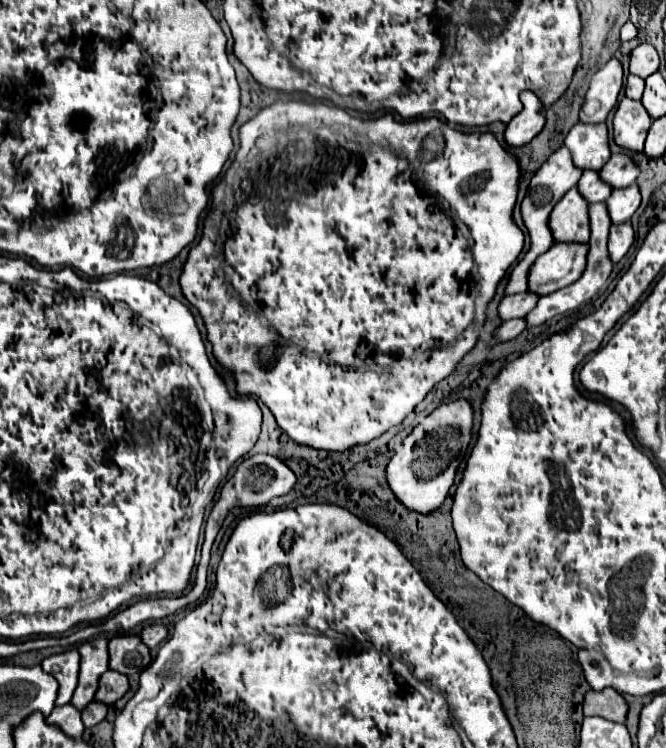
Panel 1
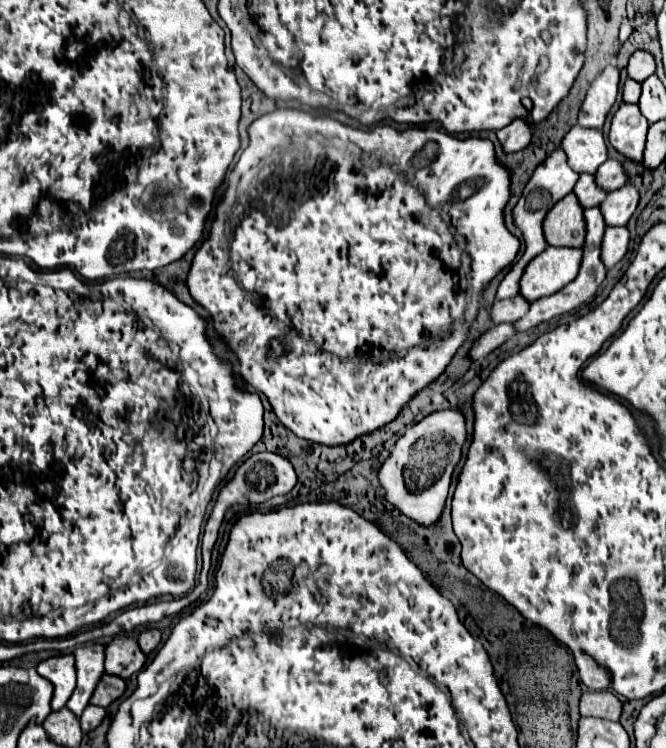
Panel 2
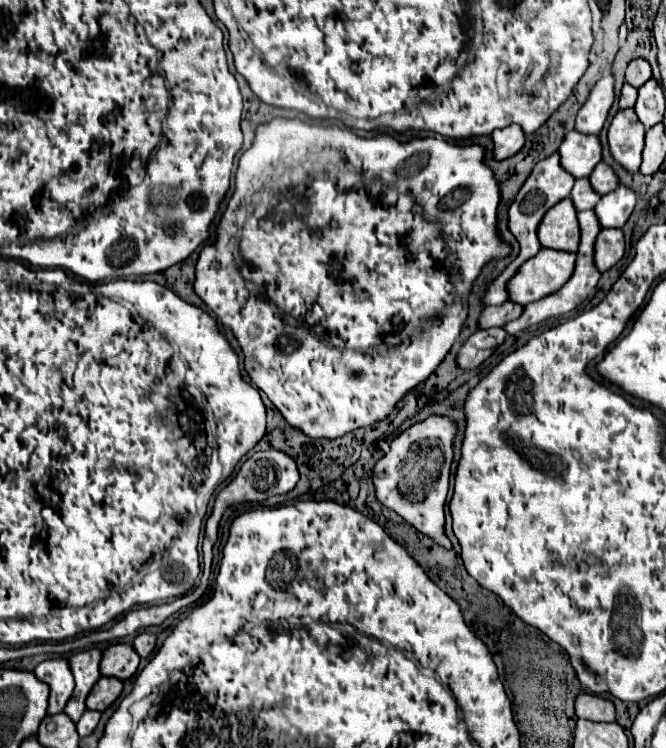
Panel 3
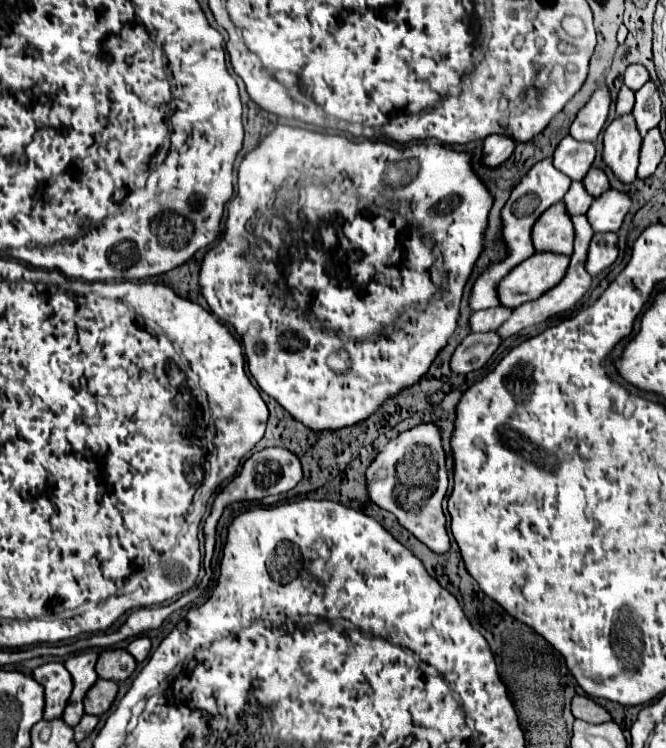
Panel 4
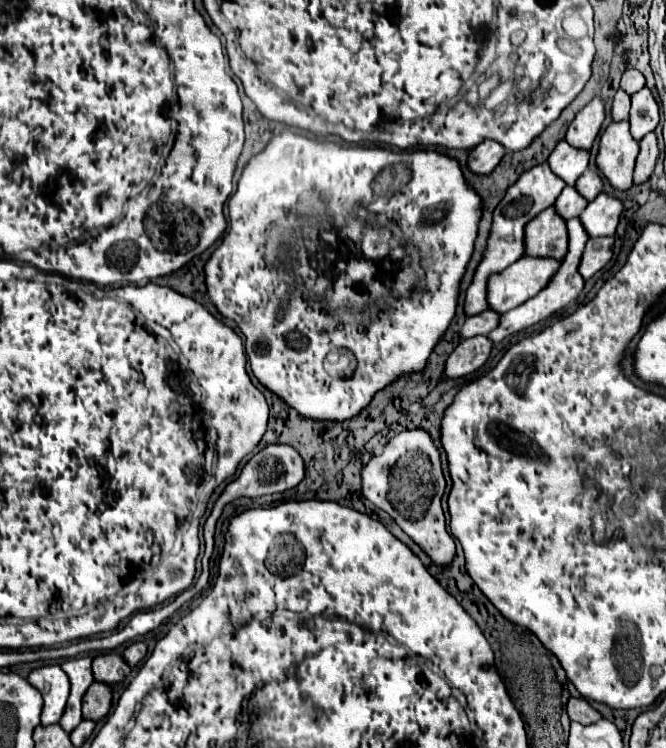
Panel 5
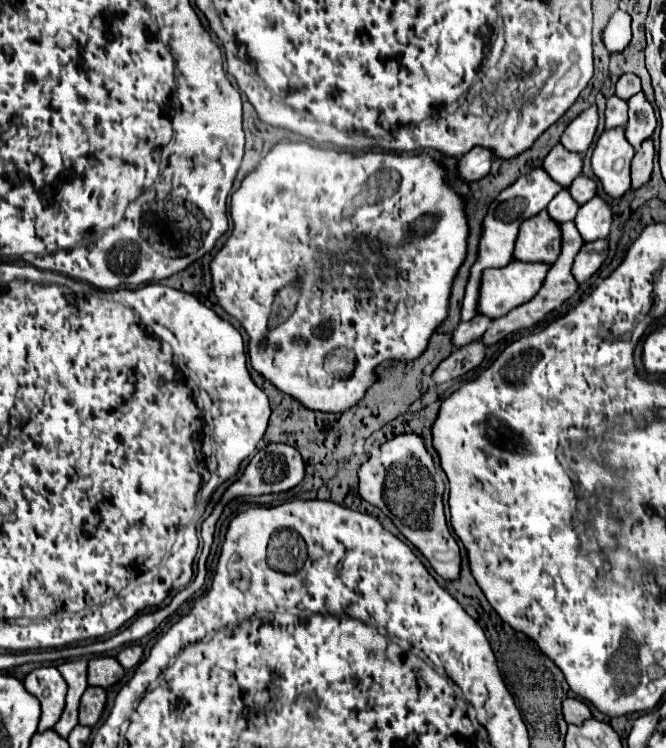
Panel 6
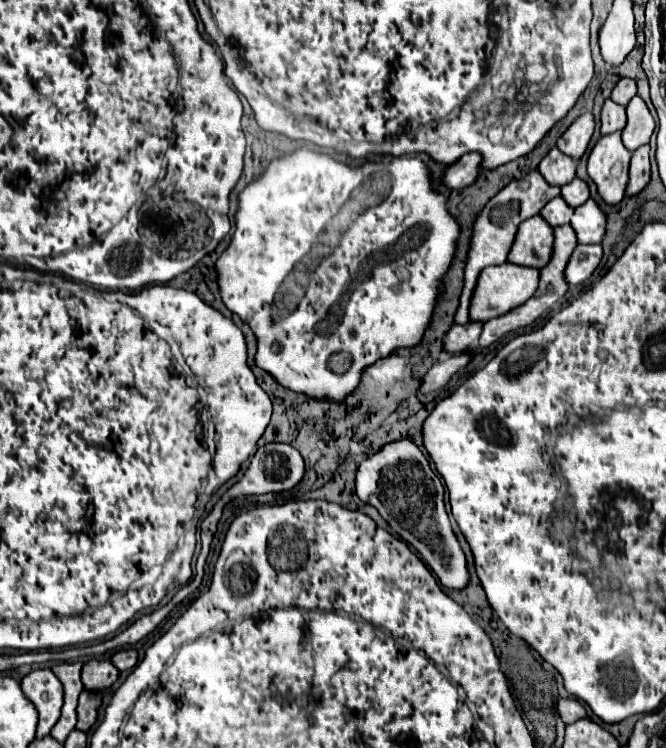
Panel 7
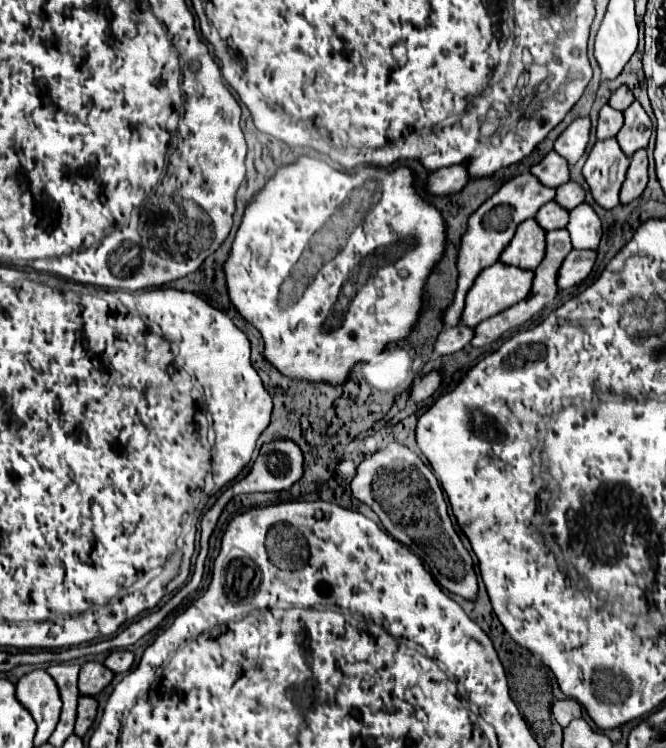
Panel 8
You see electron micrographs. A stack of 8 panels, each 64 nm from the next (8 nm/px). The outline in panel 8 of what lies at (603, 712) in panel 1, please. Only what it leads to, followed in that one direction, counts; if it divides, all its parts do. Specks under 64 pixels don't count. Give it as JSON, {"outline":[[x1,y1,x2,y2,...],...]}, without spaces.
{"outline":[[572,698,556,700,552,704,552,714,560,726,568,726,574,718,582,718,582,706]]}

